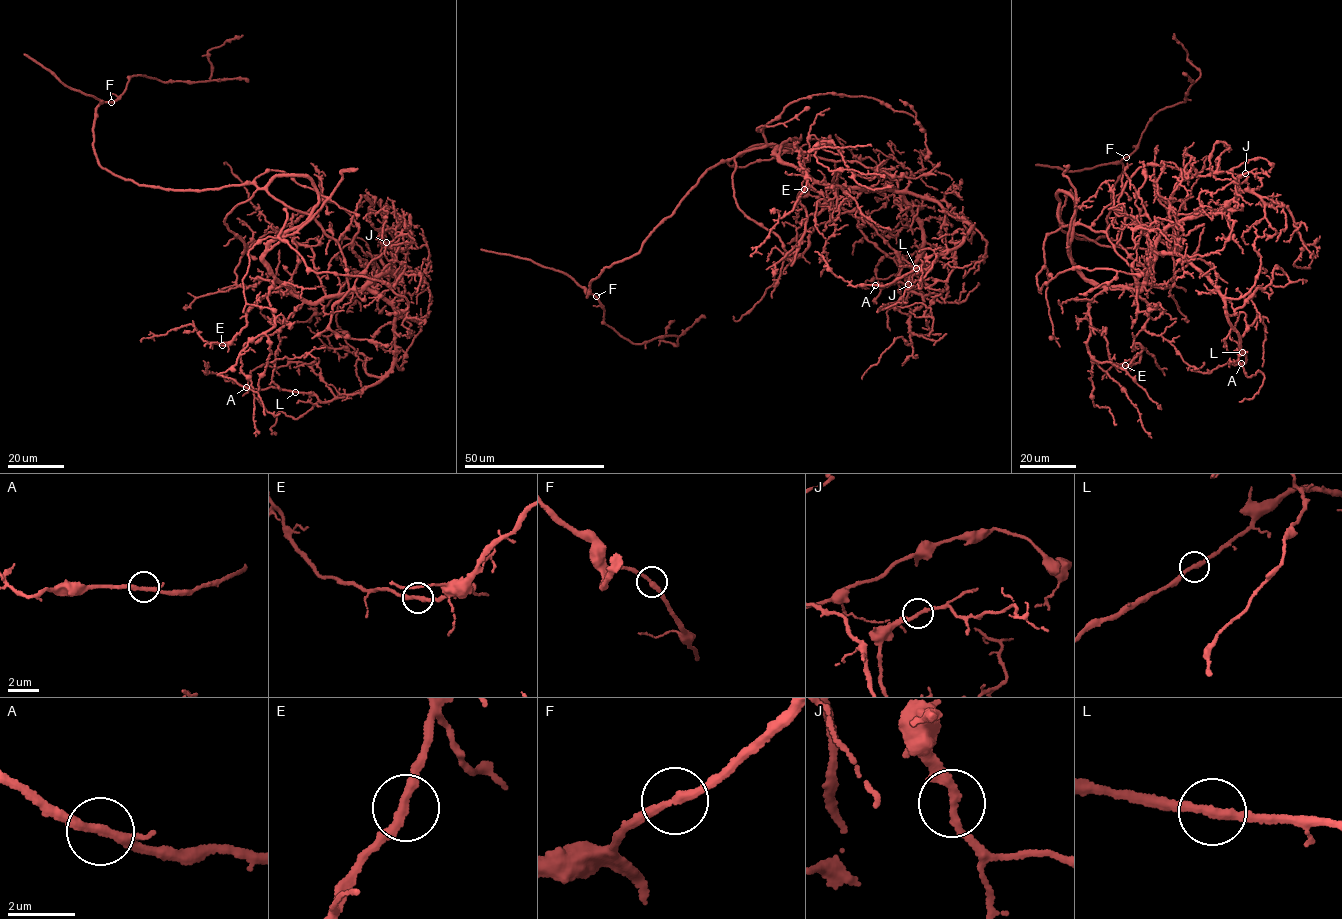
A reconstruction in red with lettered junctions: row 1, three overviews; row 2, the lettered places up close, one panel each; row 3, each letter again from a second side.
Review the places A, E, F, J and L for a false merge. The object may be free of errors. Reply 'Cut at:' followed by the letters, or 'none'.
Cut at: none

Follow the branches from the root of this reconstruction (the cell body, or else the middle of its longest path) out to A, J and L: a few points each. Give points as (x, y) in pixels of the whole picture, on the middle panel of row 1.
A: (790, 145), (780, 145), (778, 157), (815, 180), (926, 196), (972, 225), (957, 246), (875, 285)
J: (790, 145), (822, 159), (859, 162), (875, 169), (879, 180), (884, 173), (894, 175), (922, 232), (908, 284)
L: (790, 145), (780, 145), (778, 157), (815, 180), (926, 196), (972, 225), (957, 246), (916, 268)

